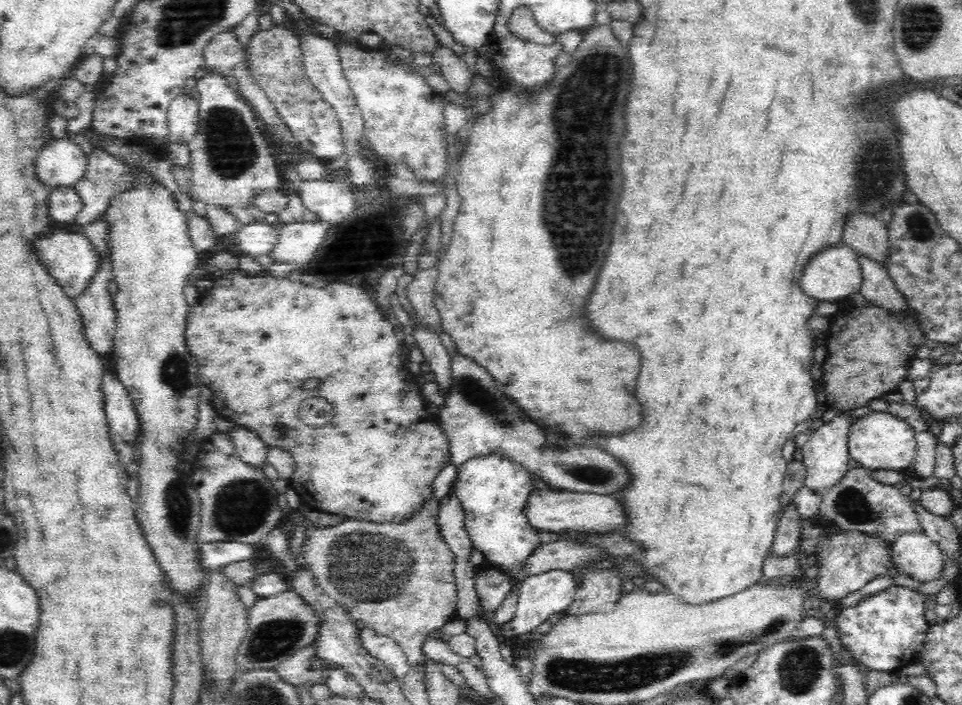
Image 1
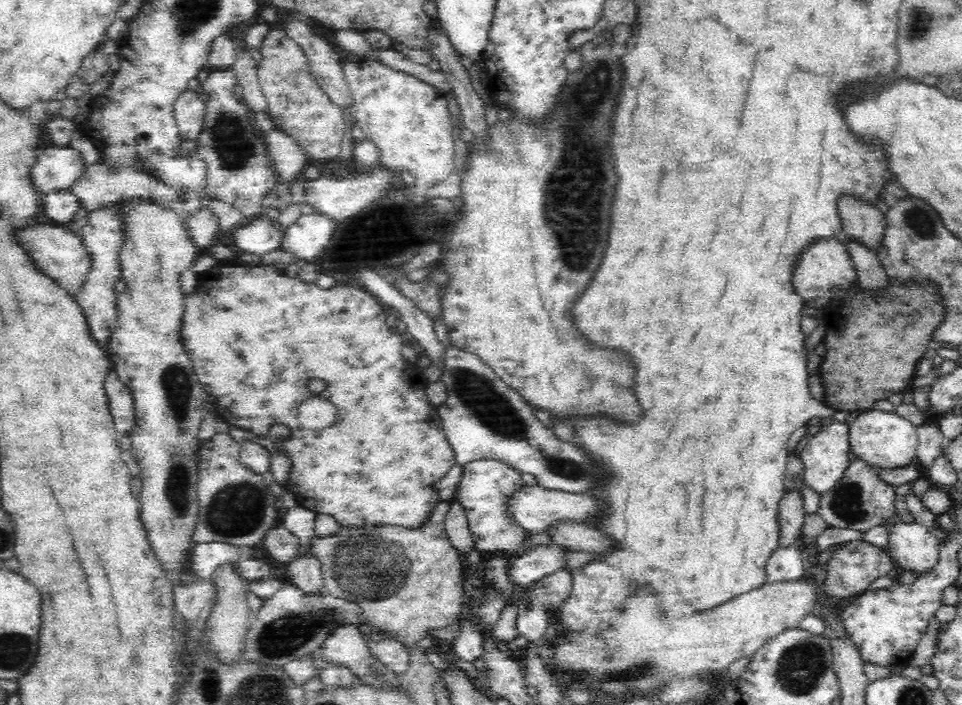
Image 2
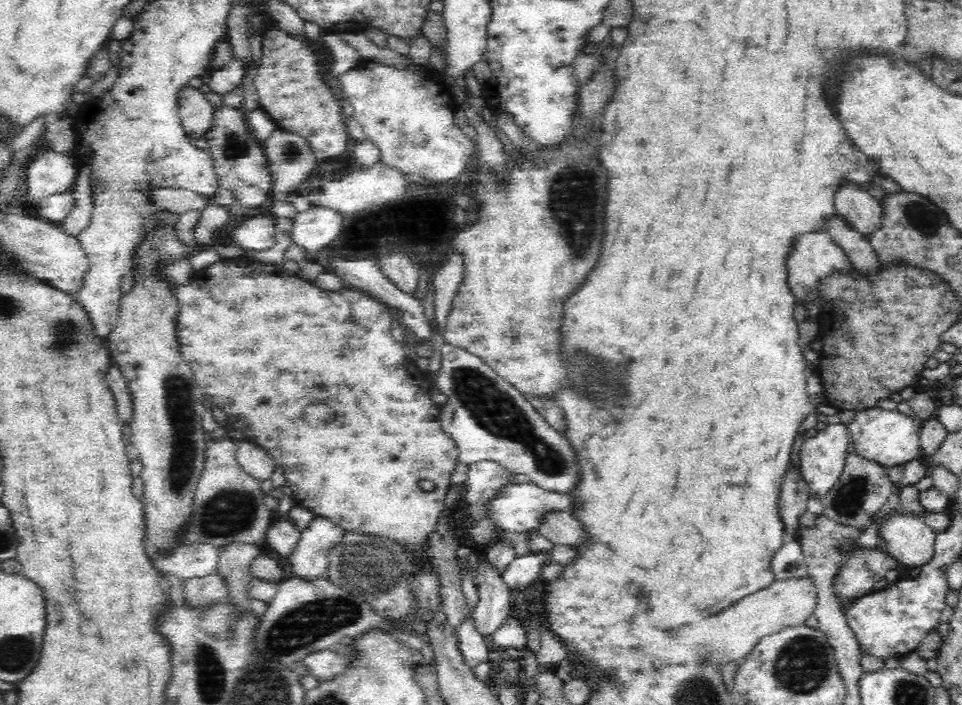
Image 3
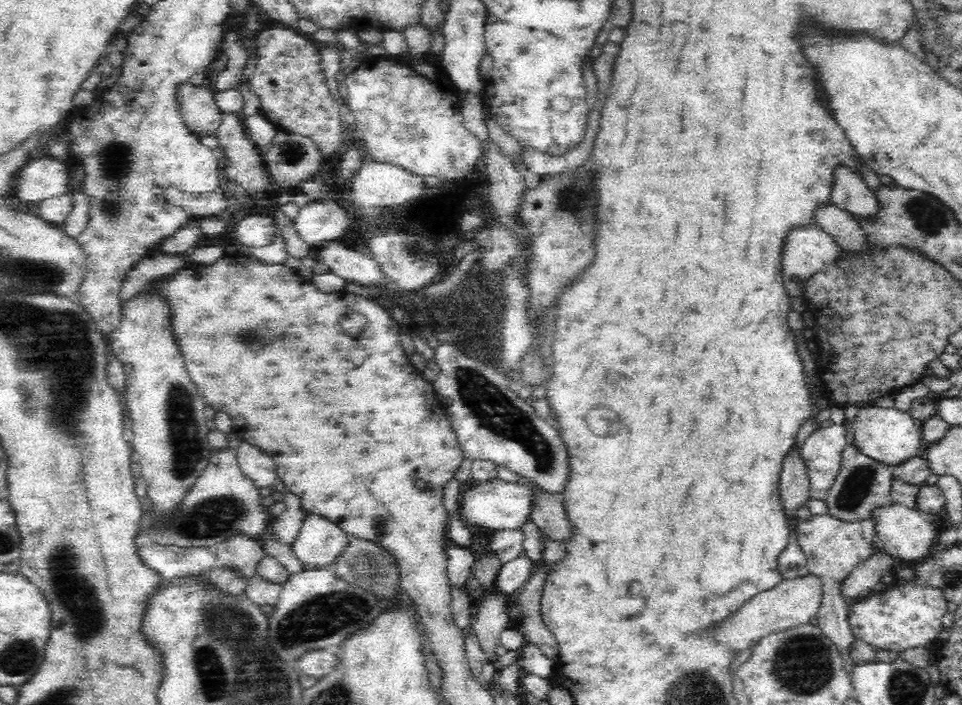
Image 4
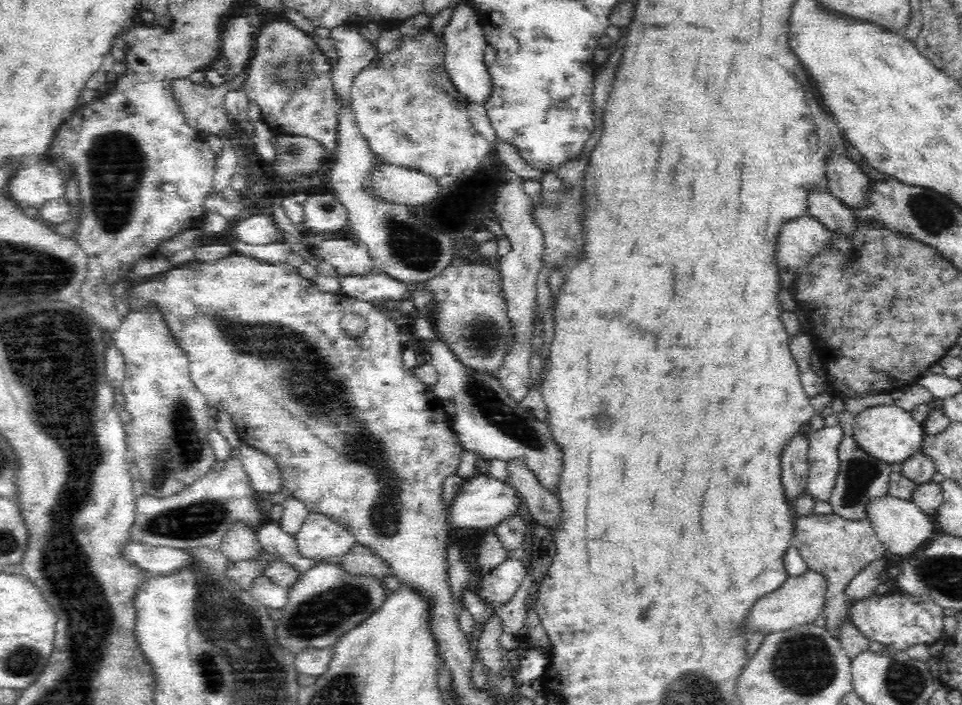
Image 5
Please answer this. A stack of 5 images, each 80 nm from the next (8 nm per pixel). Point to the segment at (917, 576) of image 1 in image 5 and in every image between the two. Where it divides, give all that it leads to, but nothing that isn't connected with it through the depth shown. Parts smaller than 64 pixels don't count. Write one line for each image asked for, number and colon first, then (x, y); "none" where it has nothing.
2: (911, 545)
3: (907, 538)
4: (907, 533)
5: (903, 528)

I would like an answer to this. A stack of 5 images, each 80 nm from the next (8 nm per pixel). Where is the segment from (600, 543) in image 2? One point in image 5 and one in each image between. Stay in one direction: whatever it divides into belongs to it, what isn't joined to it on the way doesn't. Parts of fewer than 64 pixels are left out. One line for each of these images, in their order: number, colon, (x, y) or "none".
3: (562, 528)
4: (549, 514)
5: (544, 505)

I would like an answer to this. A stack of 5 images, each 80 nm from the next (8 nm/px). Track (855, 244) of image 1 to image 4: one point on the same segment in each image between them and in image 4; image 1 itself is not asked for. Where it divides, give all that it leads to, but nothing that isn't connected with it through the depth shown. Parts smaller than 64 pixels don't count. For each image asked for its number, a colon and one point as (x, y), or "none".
2: (862, 221)
3: (863, 211)
4: (849, 192)

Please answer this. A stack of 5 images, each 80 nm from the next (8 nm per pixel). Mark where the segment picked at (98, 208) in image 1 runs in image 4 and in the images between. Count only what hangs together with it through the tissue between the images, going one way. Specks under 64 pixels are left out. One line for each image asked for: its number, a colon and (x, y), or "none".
2: (99, 186)
3: (177, 200)
4: (209, 203)

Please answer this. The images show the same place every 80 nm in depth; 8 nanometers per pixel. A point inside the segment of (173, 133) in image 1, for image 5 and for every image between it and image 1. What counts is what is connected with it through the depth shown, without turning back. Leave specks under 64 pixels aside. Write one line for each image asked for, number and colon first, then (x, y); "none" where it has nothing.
2: (189, 109)
3: (195, 111)
4: (197, 104)
5: (205, 108)

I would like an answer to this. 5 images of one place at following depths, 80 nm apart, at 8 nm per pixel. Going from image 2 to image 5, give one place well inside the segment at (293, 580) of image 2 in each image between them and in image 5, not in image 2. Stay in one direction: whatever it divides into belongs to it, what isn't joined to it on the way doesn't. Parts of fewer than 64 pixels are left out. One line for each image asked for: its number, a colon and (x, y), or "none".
3: (310, 557)
4: (319, 542)
5: (320, 537)

